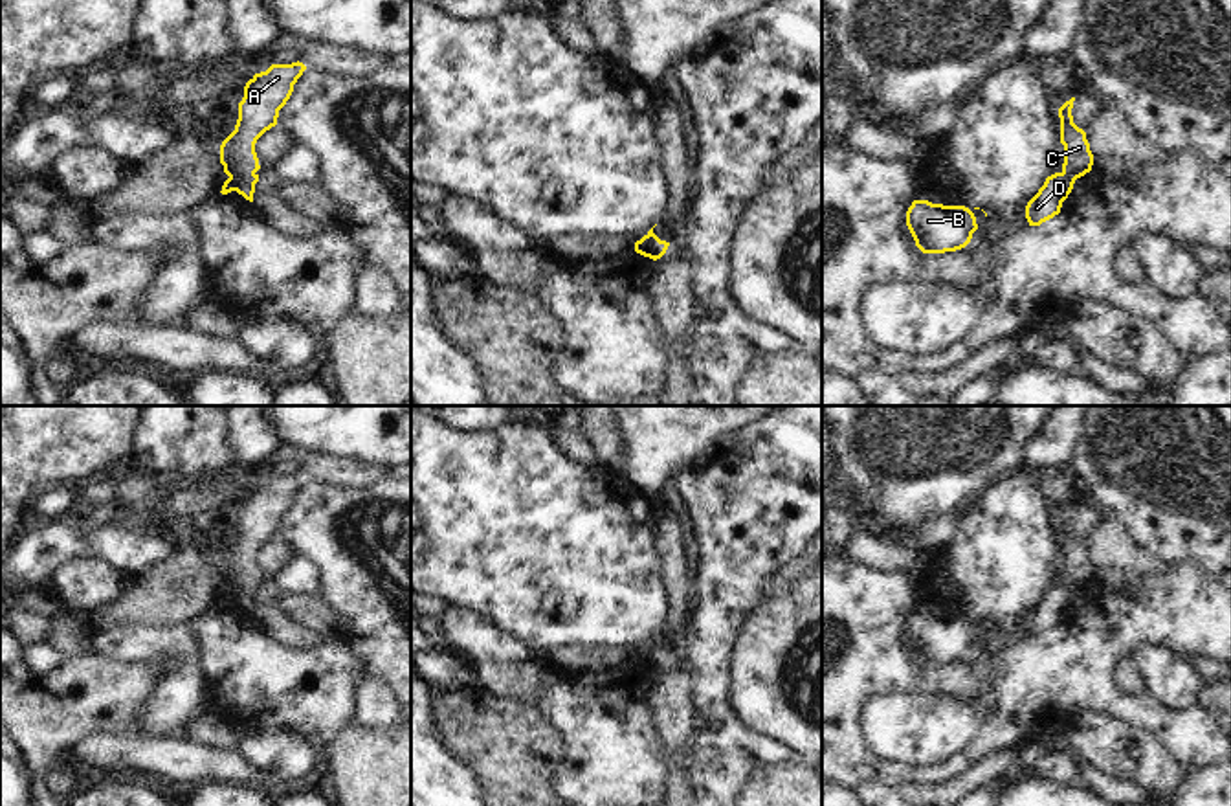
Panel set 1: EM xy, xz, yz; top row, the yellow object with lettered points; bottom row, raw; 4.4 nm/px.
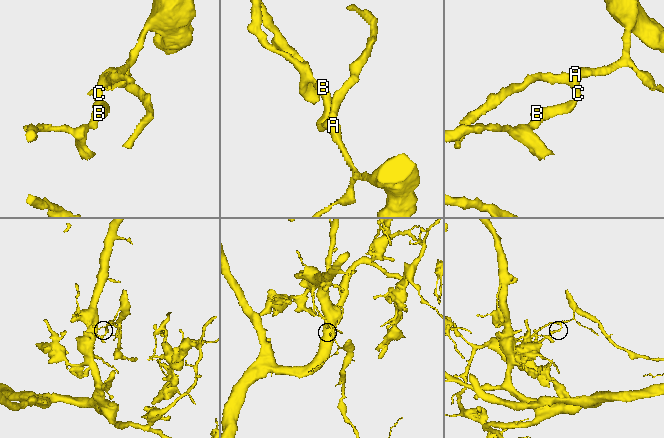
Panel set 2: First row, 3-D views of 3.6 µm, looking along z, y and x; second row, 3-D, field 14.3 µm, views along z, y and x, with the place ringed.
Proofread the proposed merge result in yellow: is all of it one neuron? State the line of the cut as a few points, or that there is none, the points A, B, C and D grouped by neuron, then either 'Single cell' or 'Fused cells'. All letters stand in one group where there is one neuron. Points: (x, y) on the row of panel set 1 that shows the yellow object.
Split along xy (254, 173), (239, 173), (230, 179). Groups: A C / B D. Fused cells

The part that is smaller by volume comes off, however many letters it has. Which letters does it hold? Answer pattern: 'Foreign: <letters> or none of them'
Foreign: A, C

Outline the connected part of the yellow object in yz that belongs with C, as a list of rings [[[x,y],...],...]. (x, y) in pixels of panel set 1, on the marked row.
[[[1075,97],[1066,101],[1059,108],[1059,118],[1060,118],[1060,143],[1064,145],[1062,171],[1066,171],[1071,178],[1077,180],[1092,171],[1093,154],[1090,151],[1086,132],[1073,123],[1071,116],[1073,101]]]

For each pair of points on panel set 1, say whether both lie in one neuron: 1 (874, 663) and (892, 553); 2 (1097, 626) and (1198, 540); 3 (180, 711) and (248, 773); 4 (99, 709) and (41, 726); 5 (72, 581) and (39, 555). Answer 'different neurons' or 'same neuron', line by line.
1: different neurons
2: different neurons
3: different neurons
4: same neuron
5: different neurons

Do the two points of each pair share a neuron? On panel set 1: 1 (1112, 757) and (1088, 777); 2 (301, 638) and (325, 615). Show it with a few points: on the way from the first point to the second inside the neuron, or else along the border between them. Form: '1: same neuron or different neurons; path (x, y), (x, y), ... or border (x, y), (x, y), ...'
1: different neurons; border (1066, 738), (1097, 770), (1131, 781), (1136, 786)
2: different neurons; border (274, 604), (321, 638)

